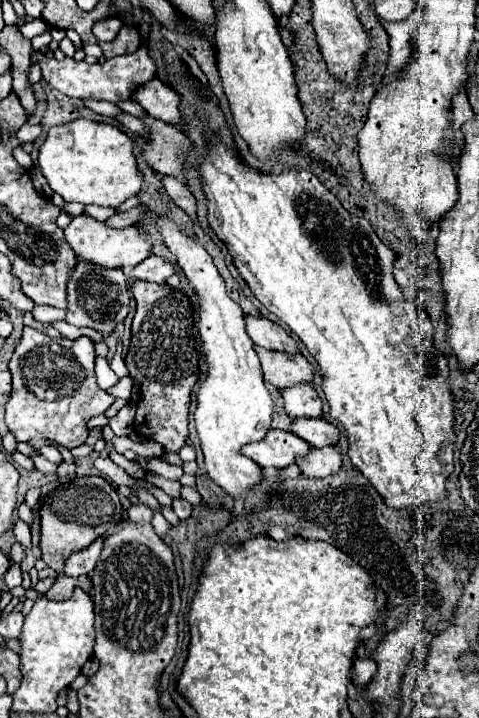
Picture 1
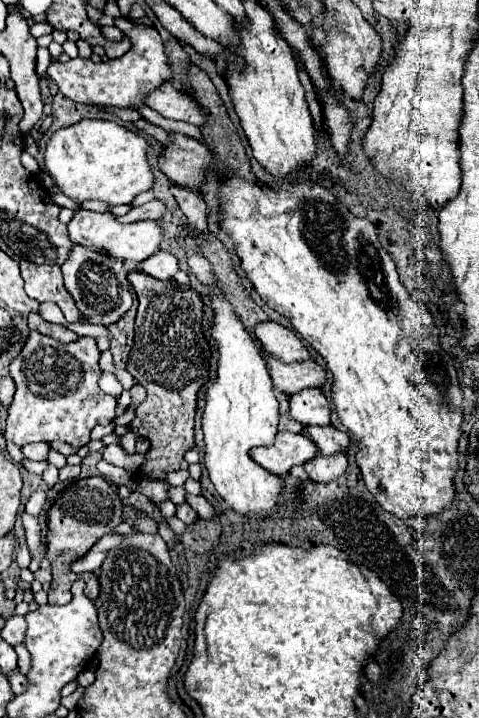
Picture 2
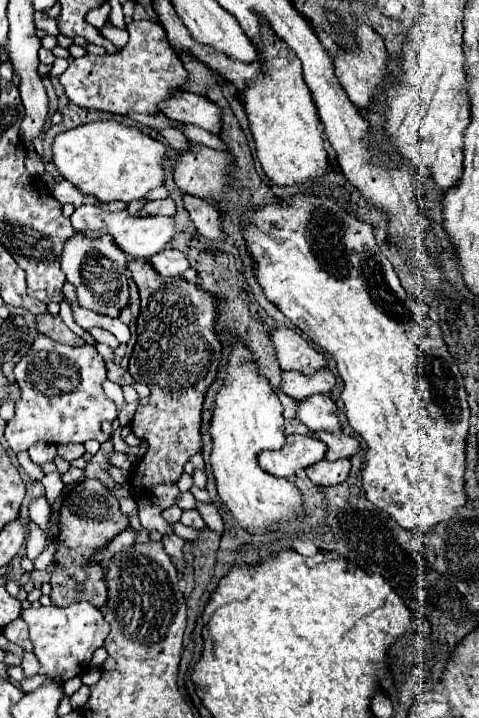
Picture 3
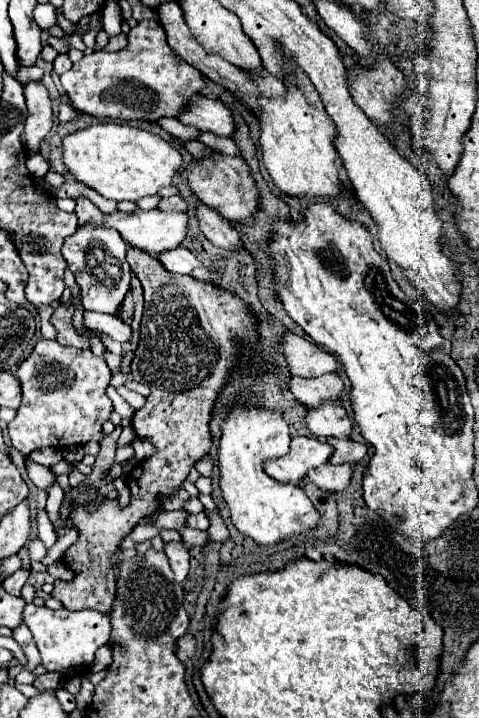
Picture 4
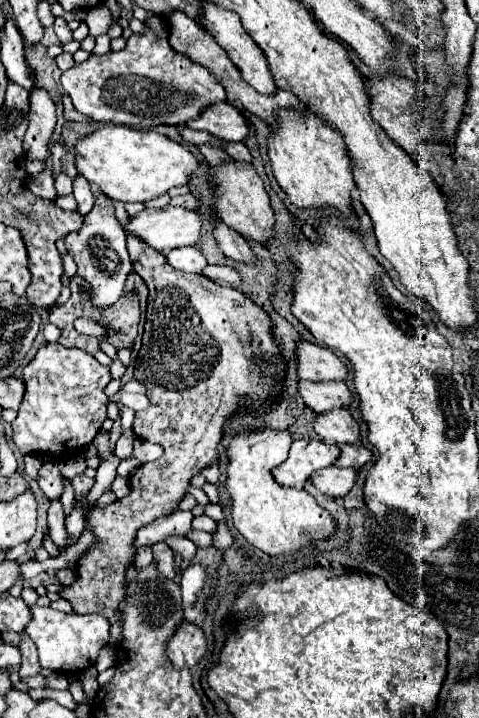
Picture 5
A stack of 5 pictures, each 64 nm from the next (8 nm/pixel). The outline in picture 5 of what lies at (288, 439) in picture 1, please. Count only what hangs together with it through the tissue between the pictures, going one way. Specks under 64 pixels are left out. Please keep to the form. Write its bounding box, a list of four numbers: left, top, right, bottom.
[272,440,340,488]

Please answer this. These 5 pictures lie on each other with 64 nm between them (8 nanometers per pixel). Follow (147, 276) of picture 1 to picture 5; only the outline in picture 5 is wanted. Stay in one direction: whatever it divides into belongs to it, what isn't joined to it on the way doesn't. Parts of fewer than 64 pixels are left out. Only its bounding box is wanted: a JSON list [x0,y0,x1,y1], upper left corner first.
[166,248,208,272]

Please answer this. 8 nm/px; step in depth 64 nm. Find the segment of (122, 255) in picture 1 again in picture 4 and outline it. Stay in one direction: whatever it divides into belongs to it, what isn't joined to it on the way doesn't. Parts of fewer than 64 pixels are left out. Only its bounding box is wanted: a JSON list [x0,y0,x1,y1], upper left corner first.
[76,198,188,254]

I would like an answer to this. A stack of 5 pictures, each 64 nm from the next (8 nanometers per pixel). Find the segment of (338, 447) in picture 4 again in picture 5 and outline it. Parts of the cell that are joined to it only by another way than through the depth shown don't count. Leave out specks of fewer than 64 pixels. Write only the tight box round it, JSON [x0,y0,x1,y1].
[336,444,372,470]

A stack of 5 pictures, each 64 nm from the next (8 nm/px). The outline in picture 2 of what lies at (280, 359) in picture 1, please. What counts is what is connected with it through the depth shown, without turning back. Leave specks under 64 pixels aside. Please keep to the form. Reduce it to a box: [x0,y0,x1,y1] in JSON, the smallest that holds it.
[268,356,328,396]

